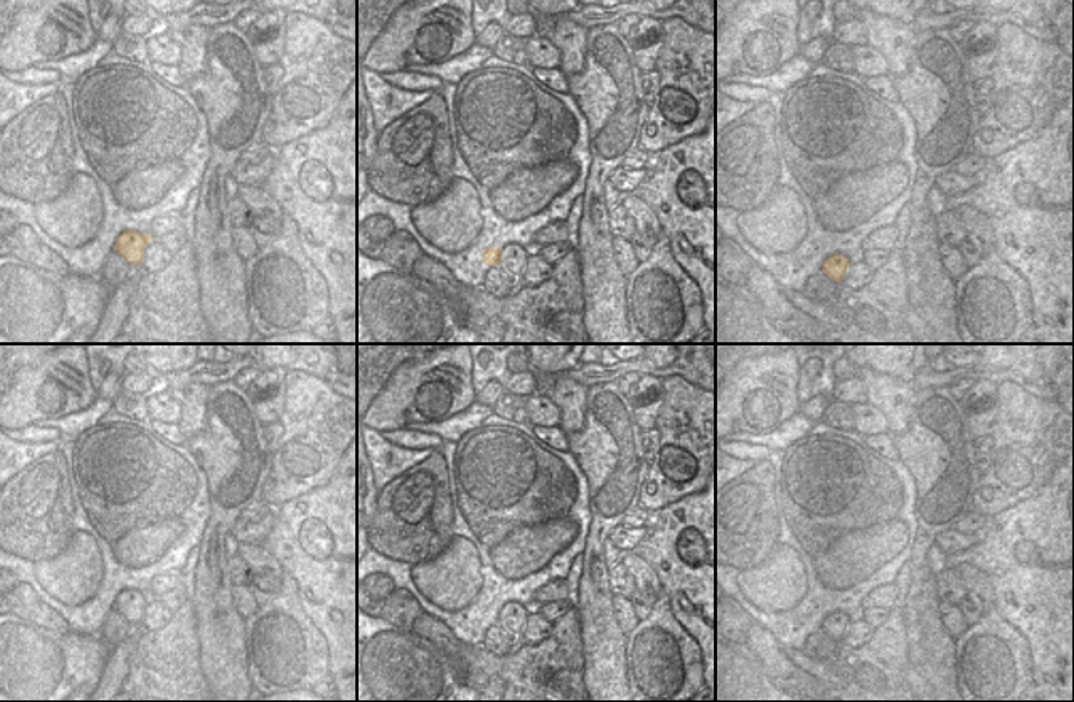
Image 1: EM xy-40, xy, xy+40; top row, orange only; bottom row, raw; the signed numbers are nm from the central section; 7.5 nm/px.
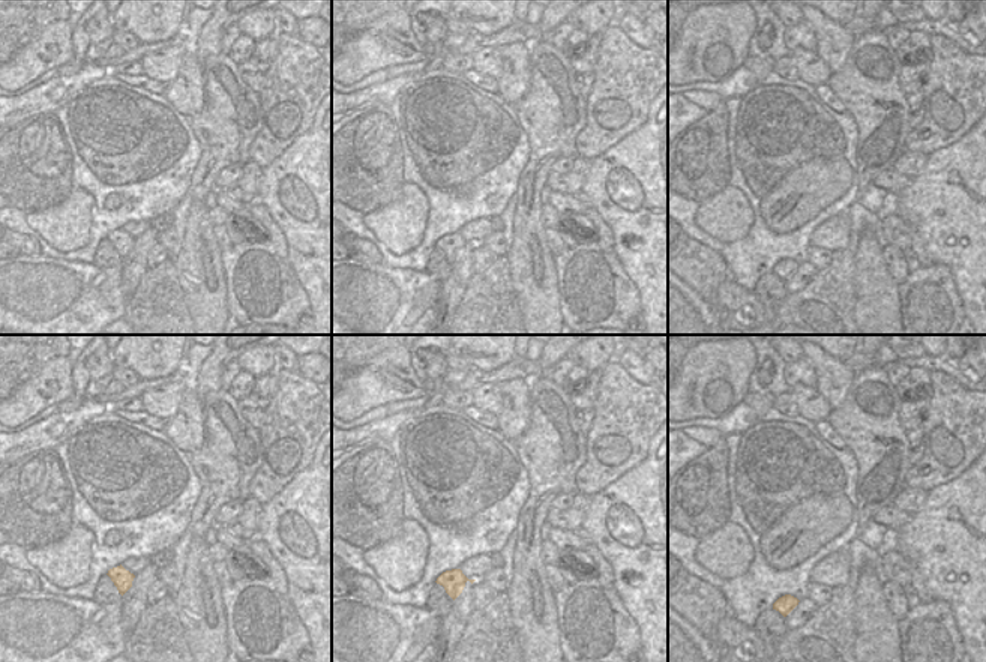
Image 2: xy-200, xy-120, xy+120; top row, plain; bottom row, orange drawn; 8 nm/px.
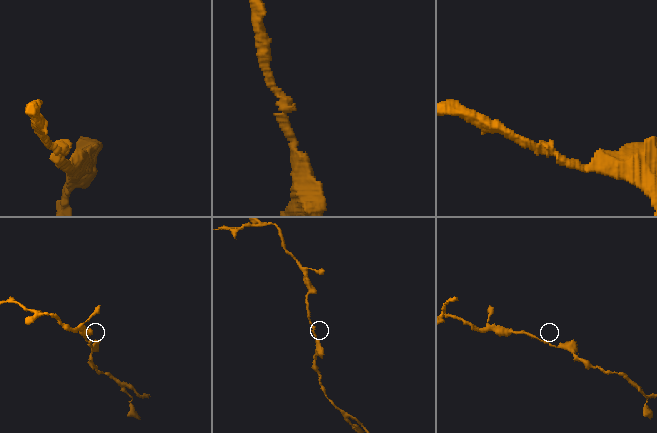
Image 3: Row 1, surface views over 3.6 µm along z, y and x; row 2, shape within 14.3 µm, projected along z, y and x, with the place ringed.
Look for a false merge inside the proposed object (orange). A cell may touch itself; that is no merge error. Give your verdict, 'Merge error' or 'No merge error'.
No merge error

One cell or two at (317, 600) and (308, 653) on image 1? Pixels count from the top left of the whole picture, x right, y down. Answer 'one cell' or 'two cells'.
two cells

